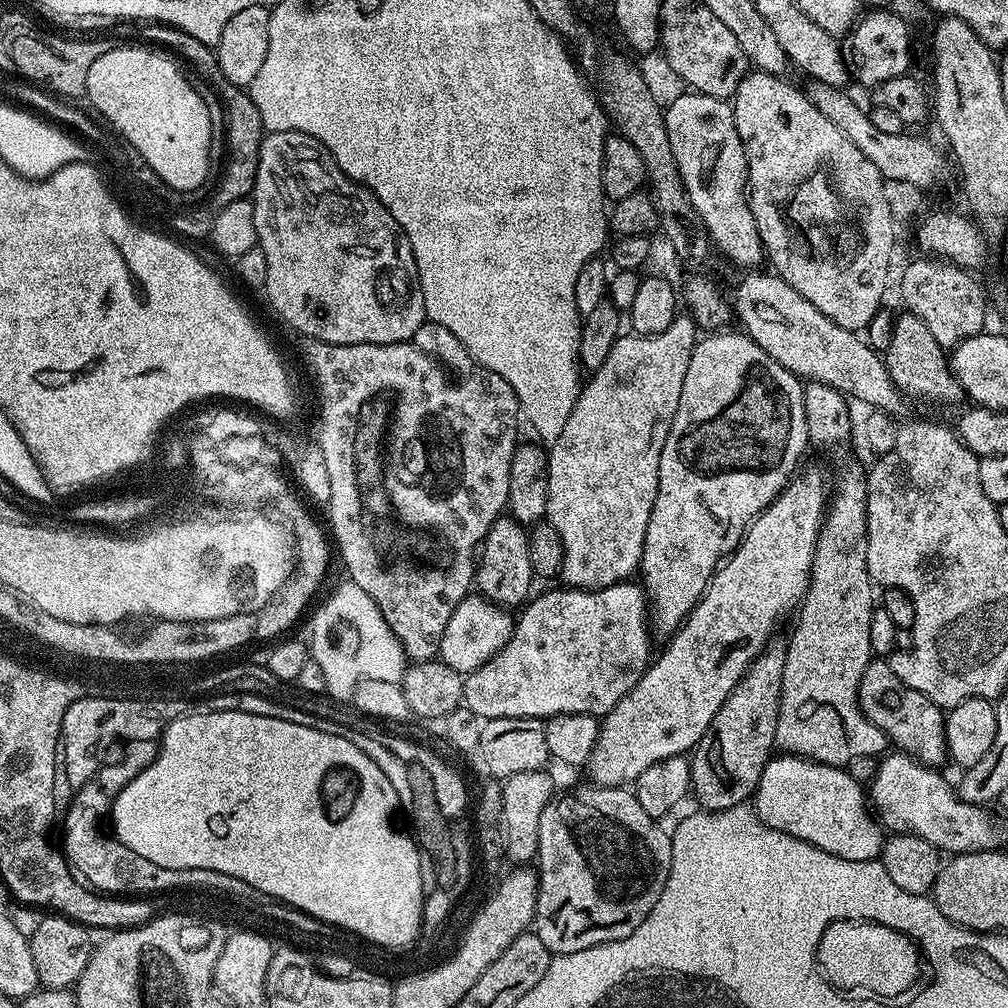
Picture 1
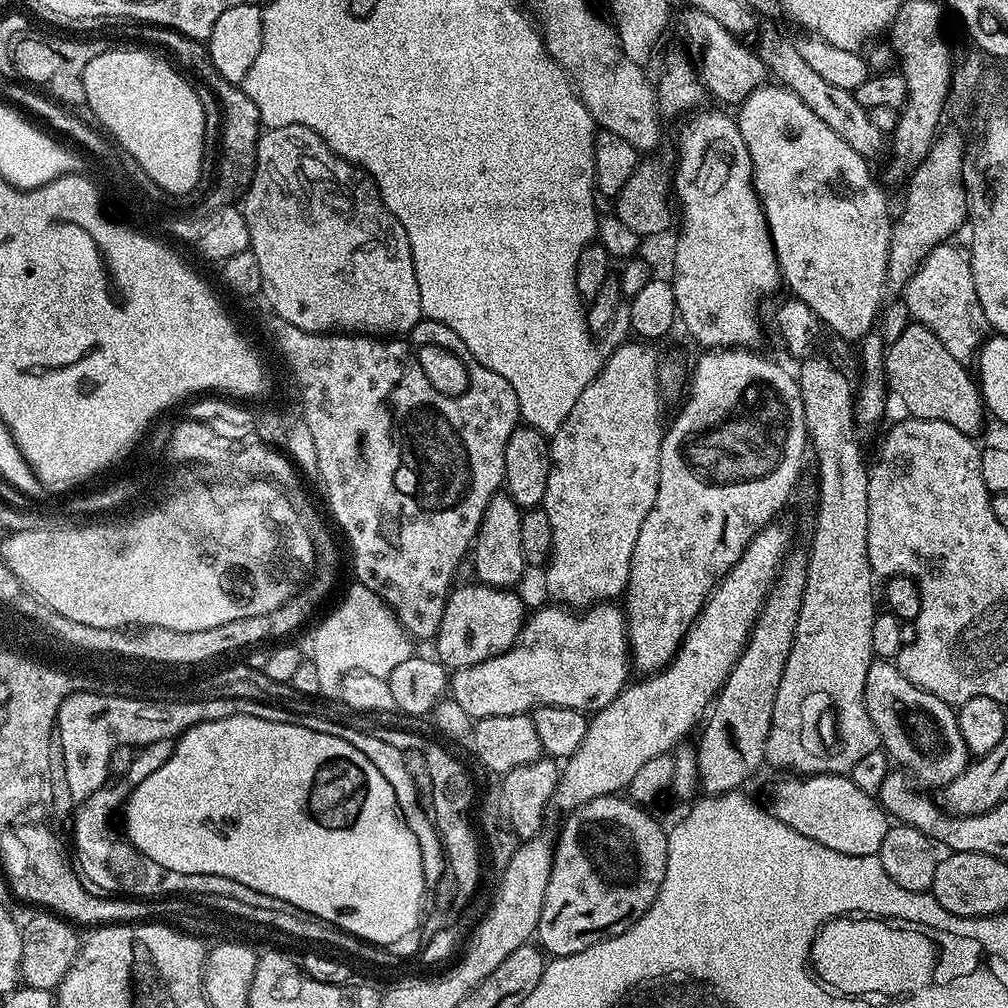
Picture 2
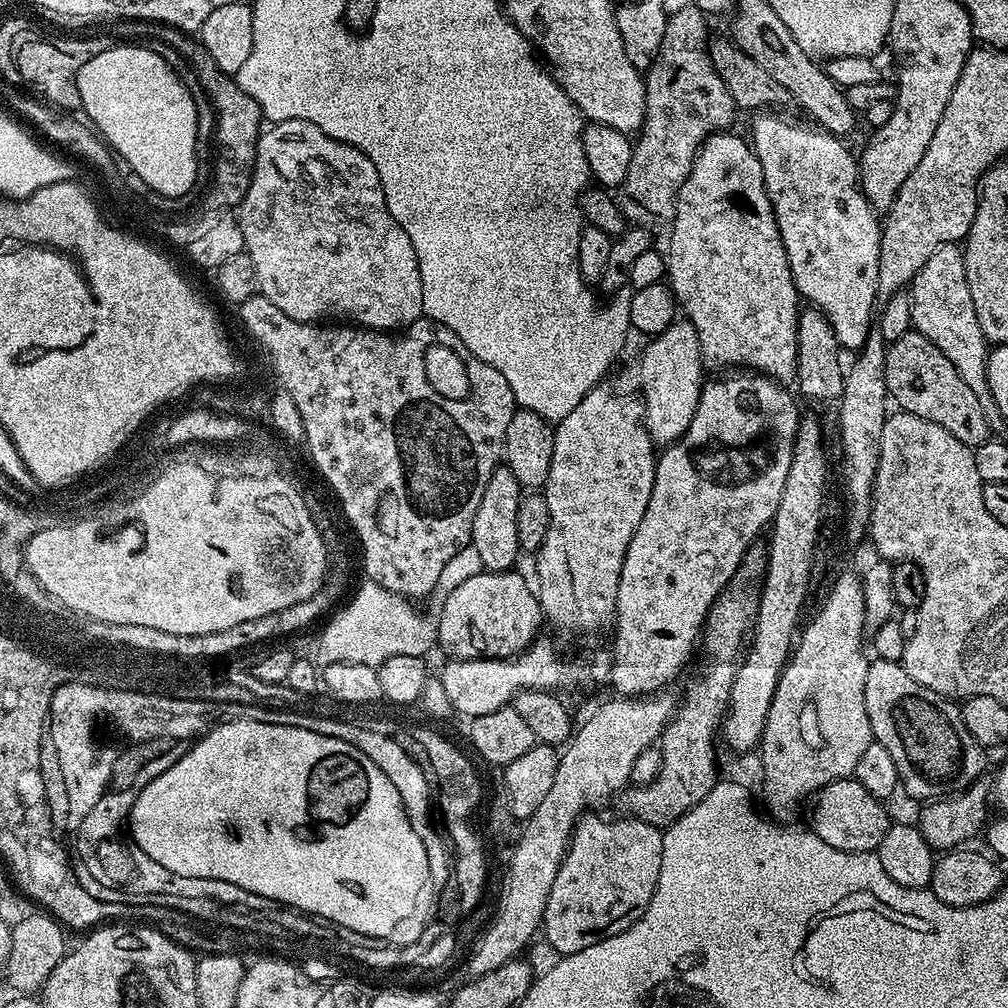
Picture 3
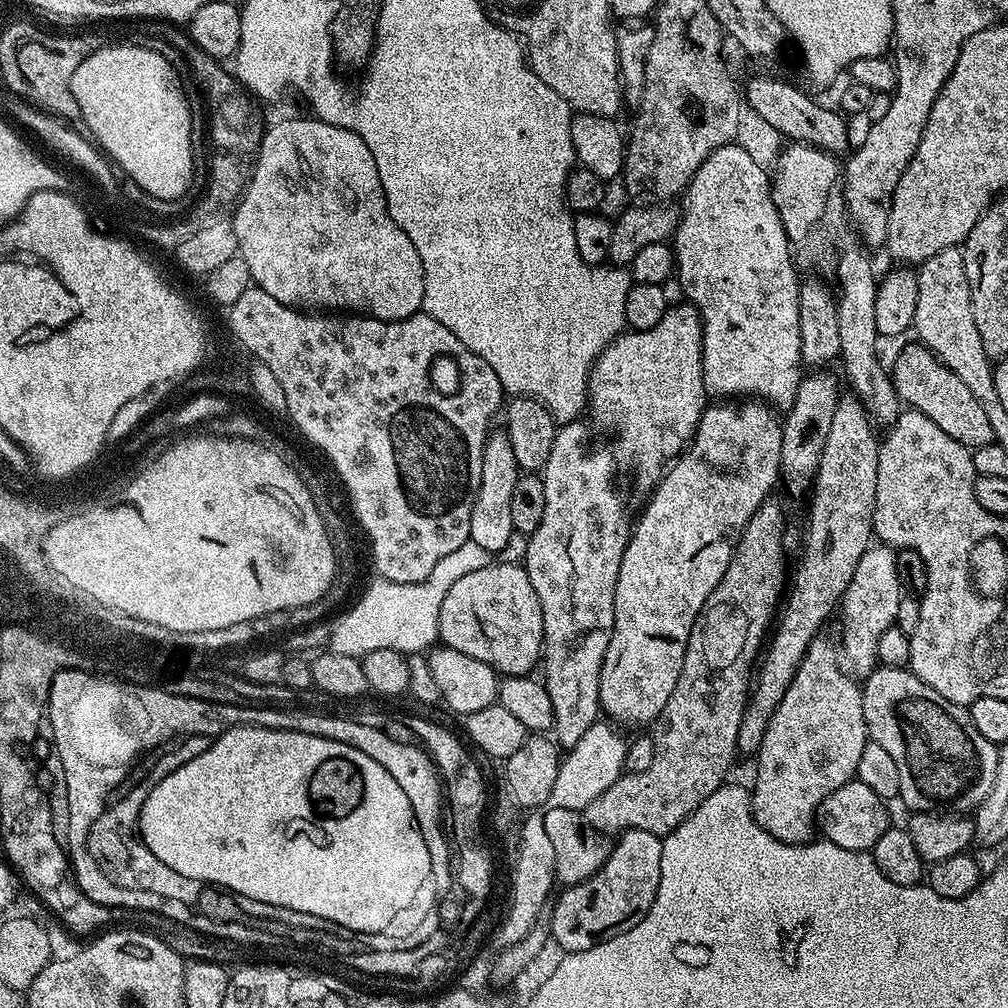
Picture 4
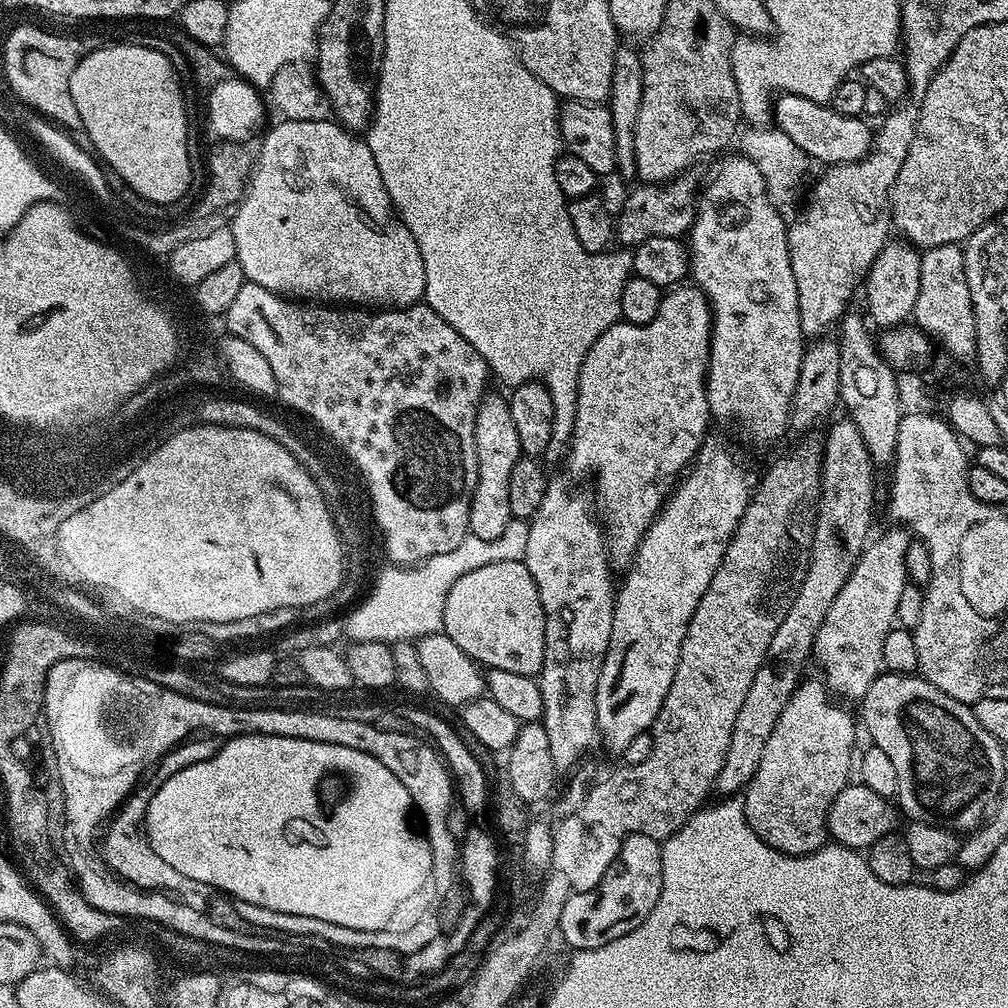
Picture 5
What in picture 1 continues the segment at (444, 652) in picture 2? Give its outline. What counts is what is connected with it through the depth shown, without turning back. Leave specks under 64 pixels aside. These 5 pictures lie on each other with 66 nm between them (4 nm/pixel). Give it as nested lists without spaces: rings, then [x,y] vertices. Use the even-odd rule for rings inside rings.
[[[469,594],[450,614],[450,622],[446,622],[446,630],[440,639],[439,659],[446,666],[467,674],[478,670],[493,656],[506,646],[506,642],[512,638],[514,616],[511,616],[507,607],[491,604],[479,594]]]

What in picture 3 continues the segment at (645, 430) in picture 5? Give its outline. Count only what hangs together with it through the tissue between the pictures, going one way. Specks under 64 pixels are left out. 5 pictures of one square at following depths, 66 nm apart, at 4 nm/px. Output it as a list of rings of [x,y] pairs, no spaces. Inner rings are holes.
[[[680,318],[645,344],[648,345],[641,350],[640,361],[636,364],[642,415],[653,445],[667,446],[683,434],[686,426],[690,426],[690,418],[694,418],[694,410],[700,401],[702,381],[705,379],[700,343],[692,323],[687,318]]]

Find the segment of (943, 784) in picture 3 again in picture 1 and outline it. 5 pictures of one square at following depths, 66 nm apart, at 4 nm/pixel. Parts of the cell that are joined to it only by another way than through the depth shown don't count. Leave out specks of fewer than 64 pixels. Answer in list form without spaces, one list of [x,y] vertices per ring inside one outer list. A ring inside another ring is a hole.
[[[873,658],[868,661],[856,696],[860,699],[864,717],[874,722],[878,730],[885,732],[899,751],[929,766],[940,766],[940,763],[948,760],[948,743],[944,733],[945,713],[937,704],[930,702],[926,694],[918,694],[918,690],[899,680],[890,670],[887,659]]]

